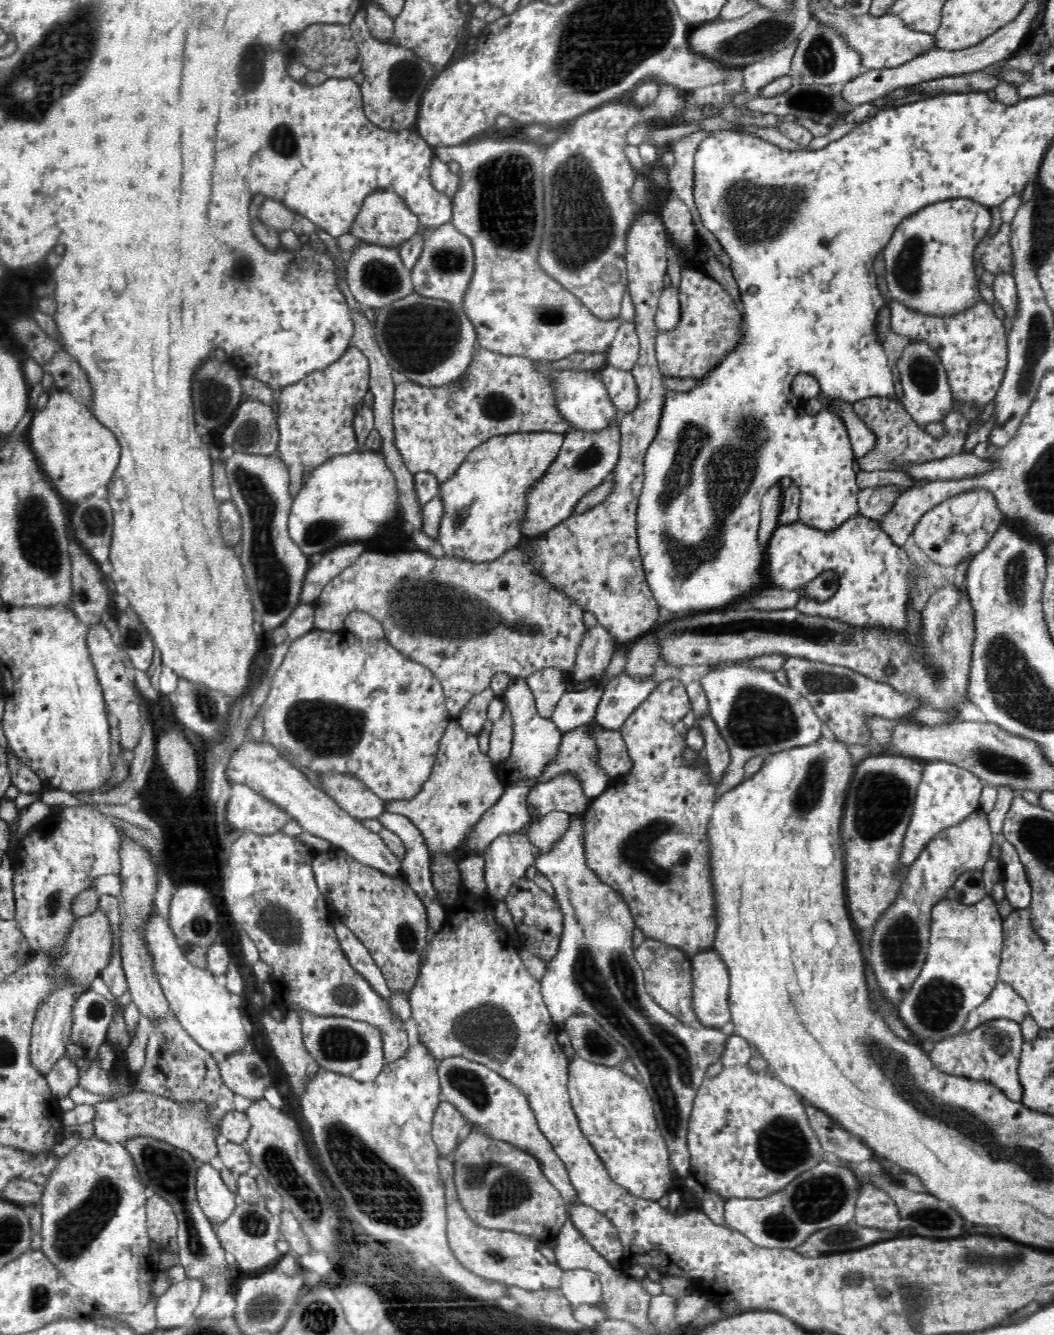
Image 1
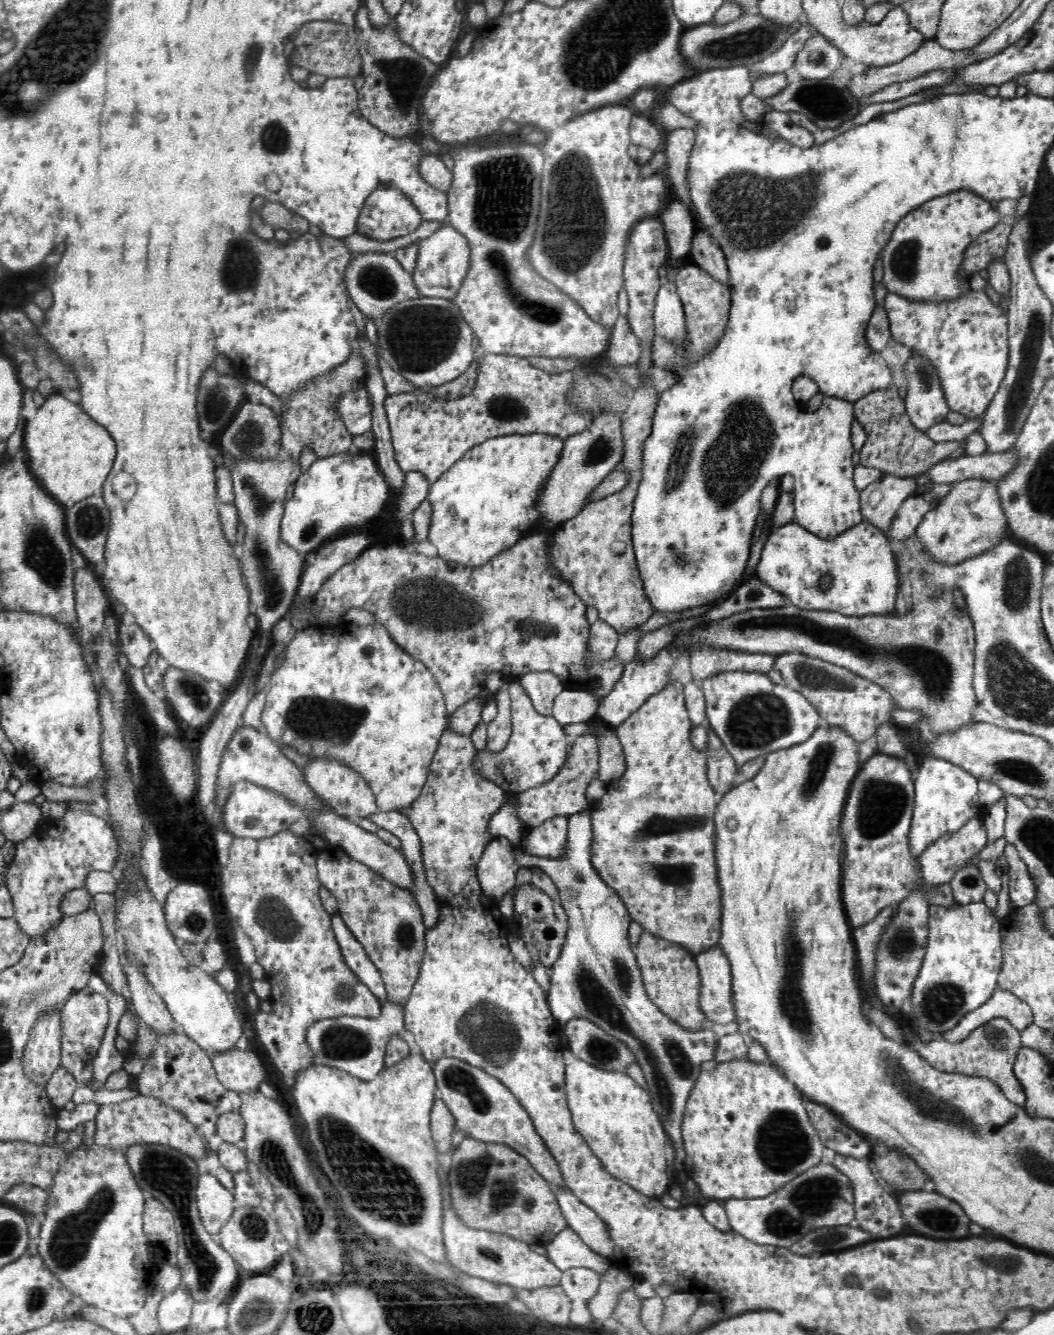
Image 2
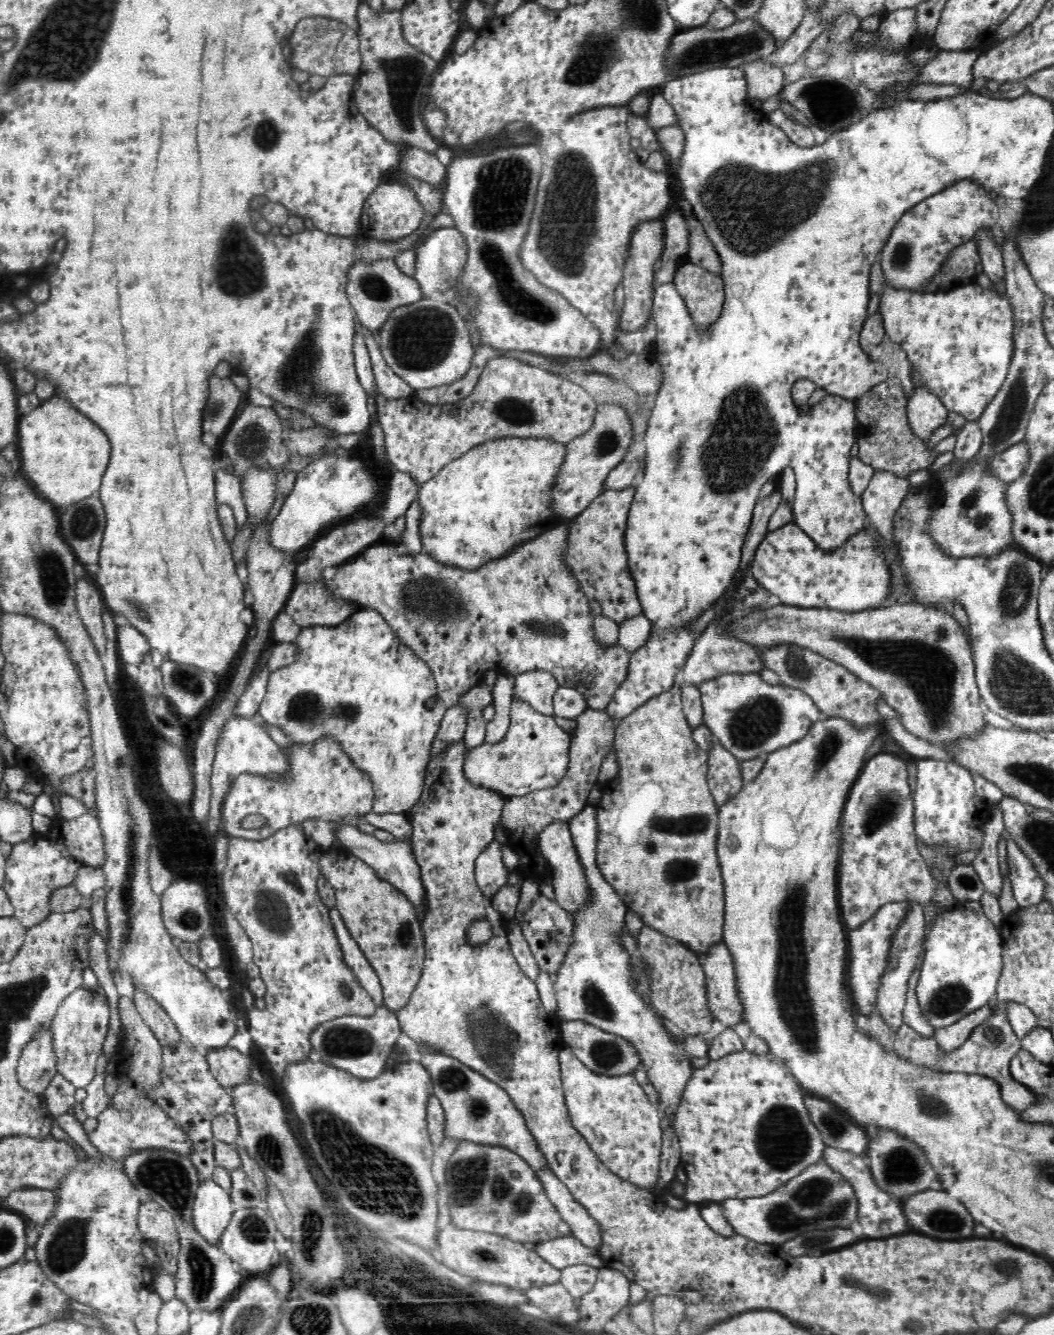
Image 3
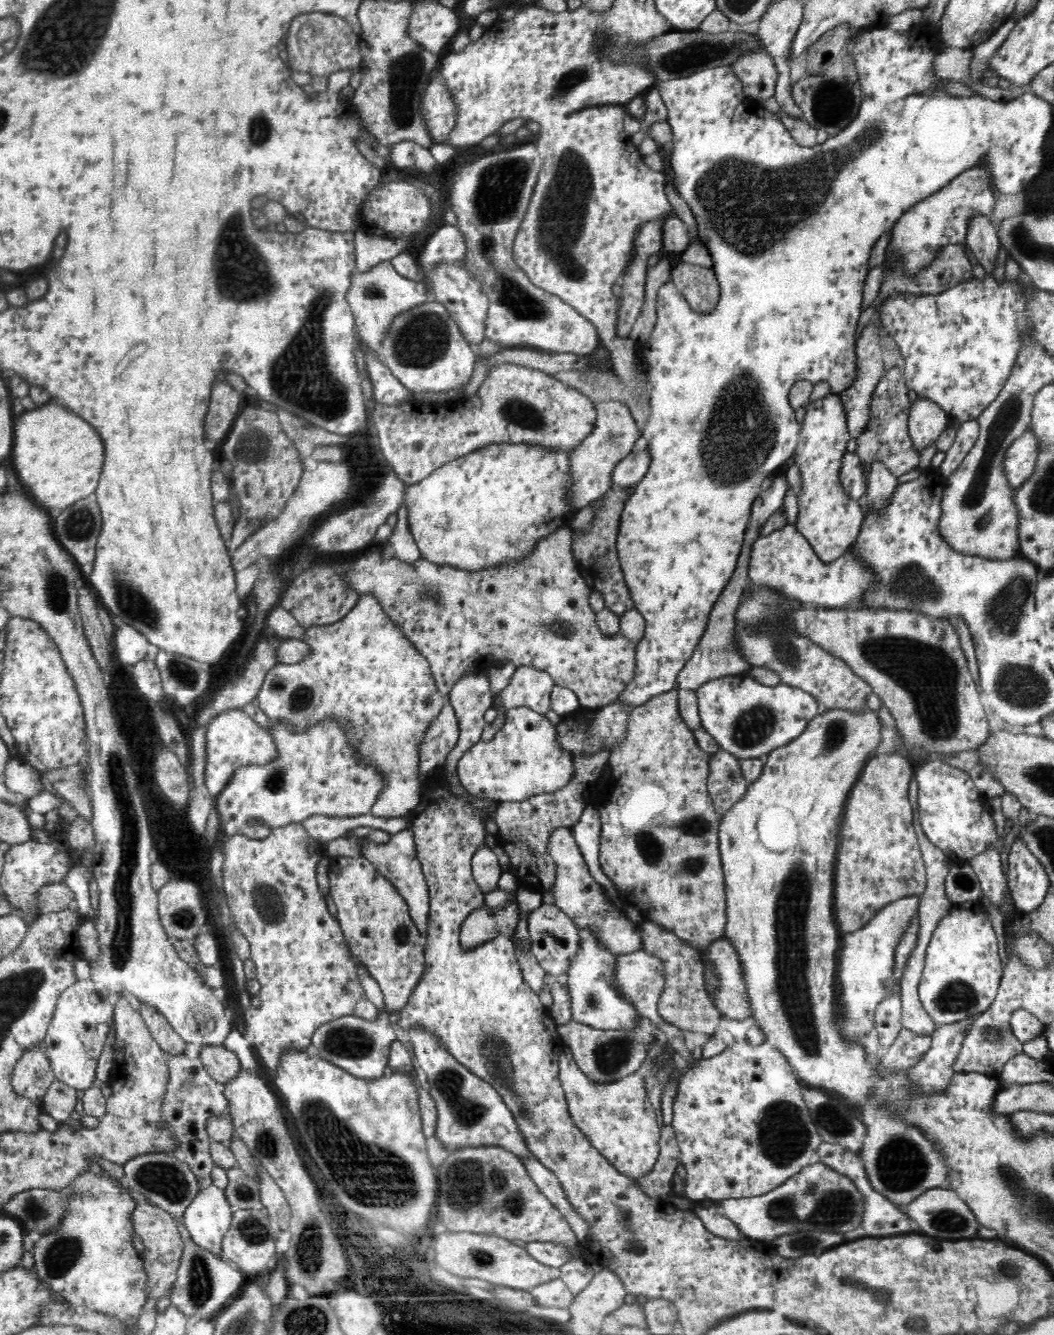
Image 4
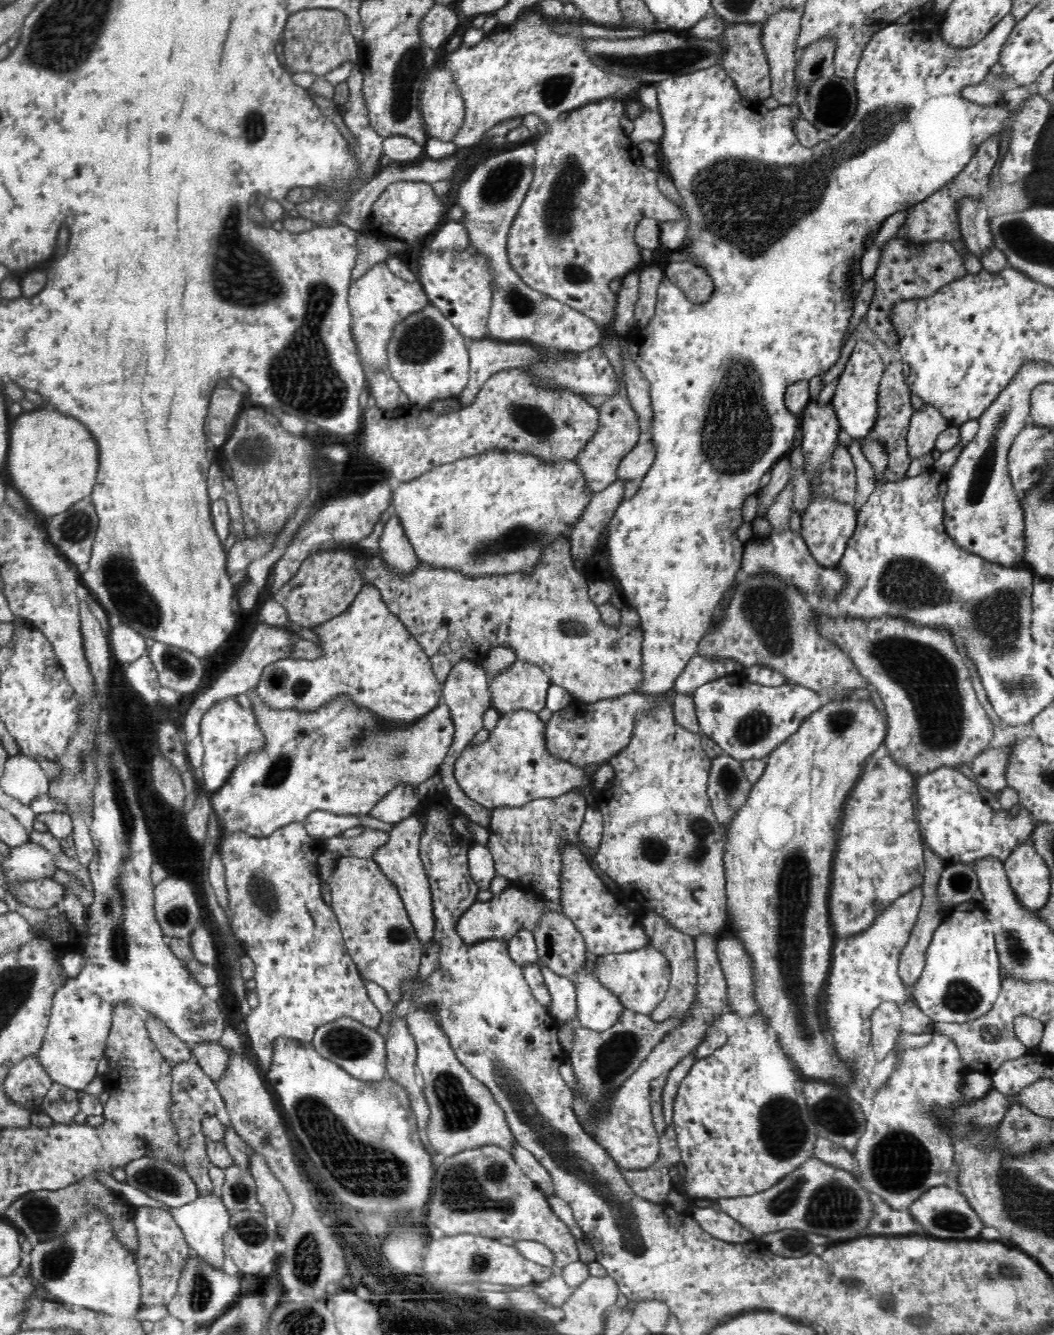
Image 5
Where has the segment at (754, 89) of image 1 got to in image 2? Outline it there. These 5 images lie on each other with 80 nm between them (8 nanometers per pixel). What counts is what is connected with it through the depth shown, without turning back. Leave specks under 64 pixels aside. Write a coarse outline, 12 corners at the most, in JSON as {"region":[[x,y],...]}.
{"region":[[808,20],[776,52],[749,67],[750,80],[784,73],[813,36]]}

